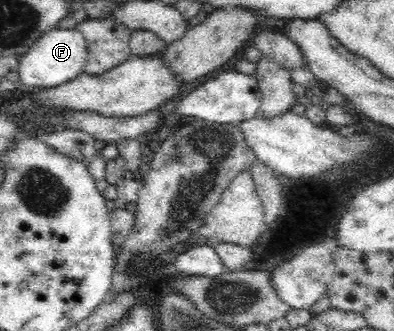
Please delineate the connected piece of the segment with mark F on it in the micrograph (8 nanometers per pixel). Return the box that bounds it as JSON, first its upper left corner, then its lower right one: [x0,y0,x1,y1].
[18,29,88,88]

